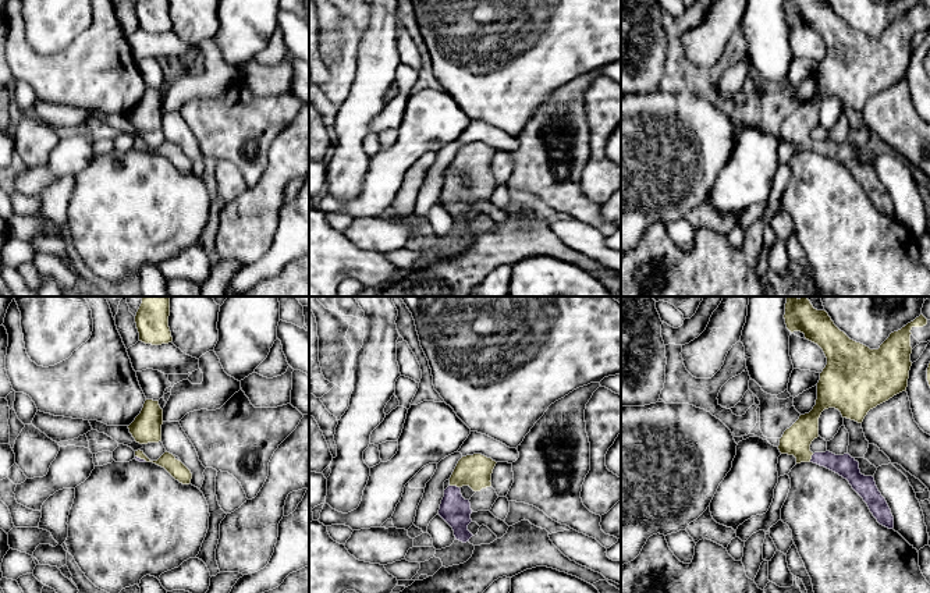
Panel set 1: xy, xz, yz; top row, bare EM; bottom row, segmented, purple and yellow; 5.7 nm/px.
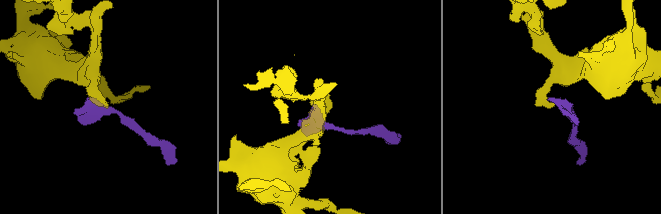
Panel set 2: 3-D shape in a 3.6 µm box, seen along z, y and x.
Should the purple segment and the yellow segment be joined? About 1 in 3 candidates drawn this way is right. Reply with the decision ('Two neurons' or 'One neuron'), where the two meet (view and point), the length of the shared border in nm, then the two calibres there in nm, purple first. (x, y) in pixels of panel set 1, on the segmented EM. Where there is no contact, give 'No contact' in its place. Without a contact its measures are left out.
One neuron. Touches purple at xz (454, 486). Shared border 60 nm. Thickness 170 nm (purple) against 190 nm

